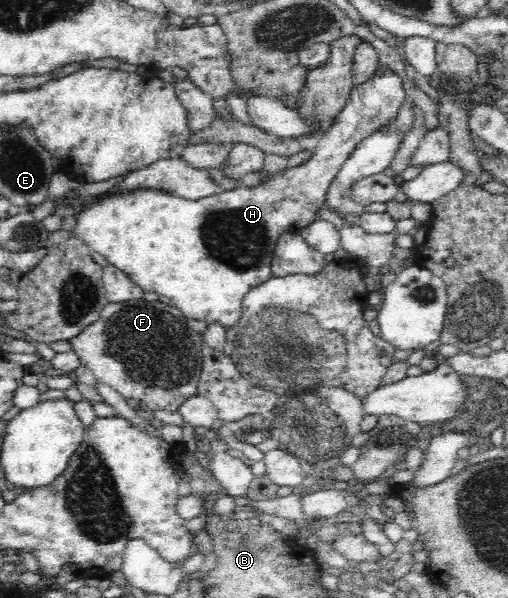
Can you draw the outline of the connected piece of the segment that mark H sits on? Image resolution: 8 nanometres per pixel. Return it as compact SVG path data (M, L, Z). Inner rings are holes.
M379 66L368 81L352 88L349 100L337 115L335 123L327 127L326 135L313 145L310 157L300 165L270 175L258 187L221 189L199 200L176 197L157 189L138 189L100 197L94 203L86 203L78 215L73 233L92 252L100 253L110 265L126 273L142 291L168 297L169 304L187 319L230 329L242 318L244 296L252 288L272 279L272 257L280 235L308 227L319 218L317 212L325 205L326 190L343 163L362 141L374 133L388 131L406 100L402 77L390 67Z

